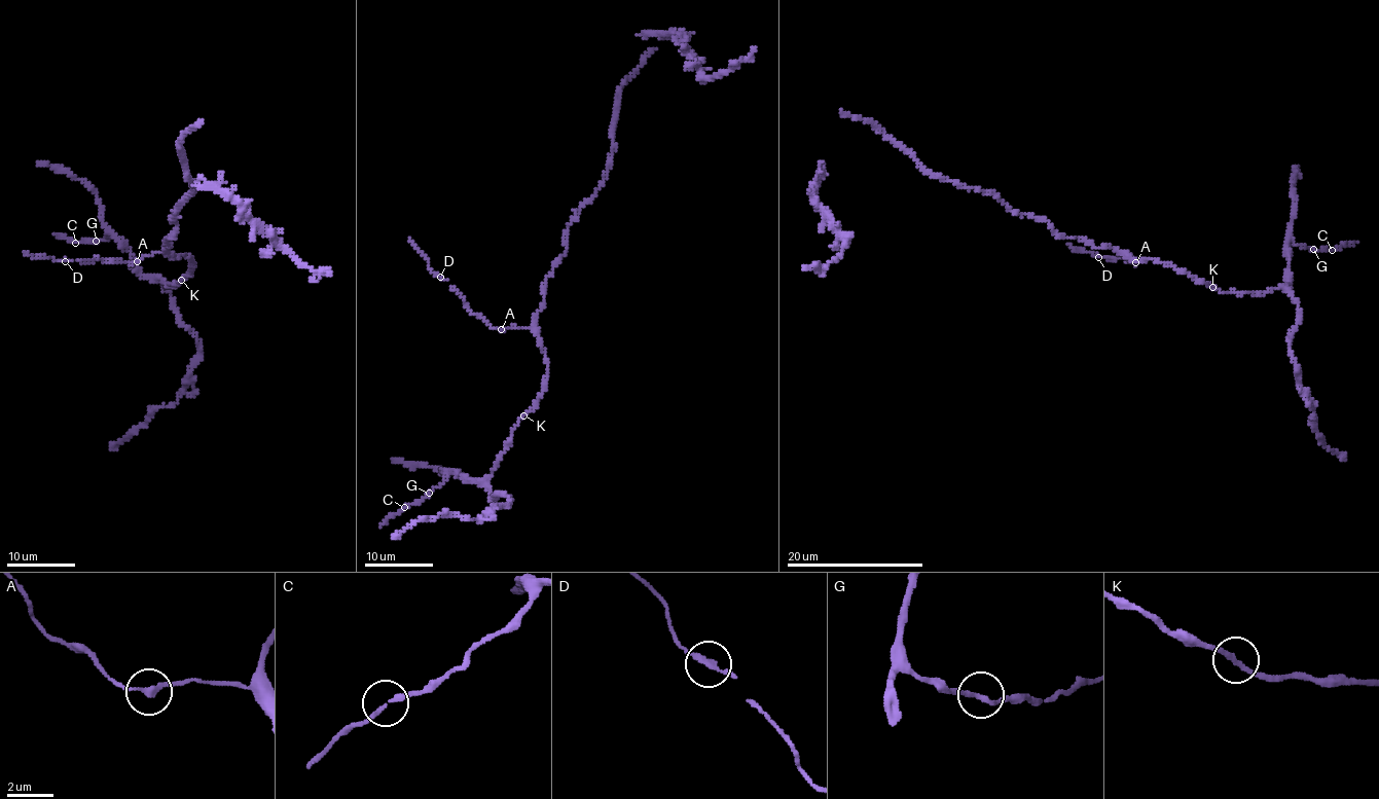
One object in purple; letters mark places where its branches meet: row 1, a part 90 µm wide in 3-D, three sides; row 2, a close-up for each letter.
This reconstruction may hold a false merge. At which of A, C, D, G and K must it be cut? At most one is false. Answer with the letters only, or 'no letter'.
no letter

